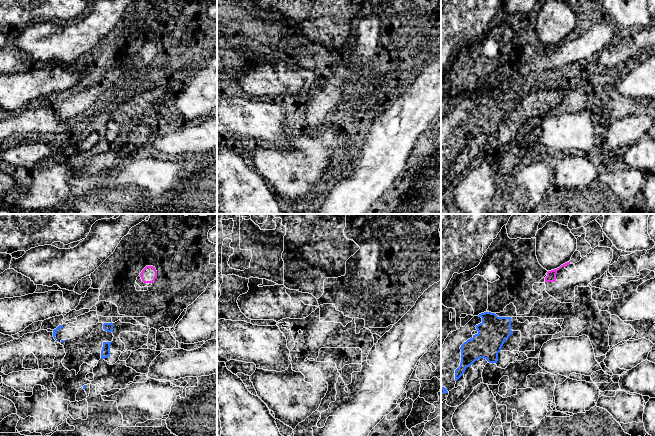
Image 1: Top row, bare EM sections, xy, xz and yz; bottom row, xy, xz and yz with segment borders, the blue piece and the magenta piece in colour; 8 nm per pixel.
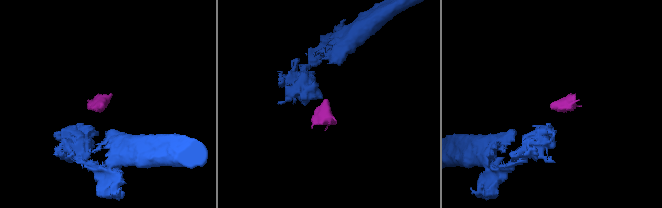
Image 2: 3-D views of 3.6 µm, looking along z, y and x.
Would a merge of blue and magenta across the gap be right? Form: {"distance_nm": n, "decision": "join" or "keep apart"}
{"distance_nm": 400, "decision": "join"}

